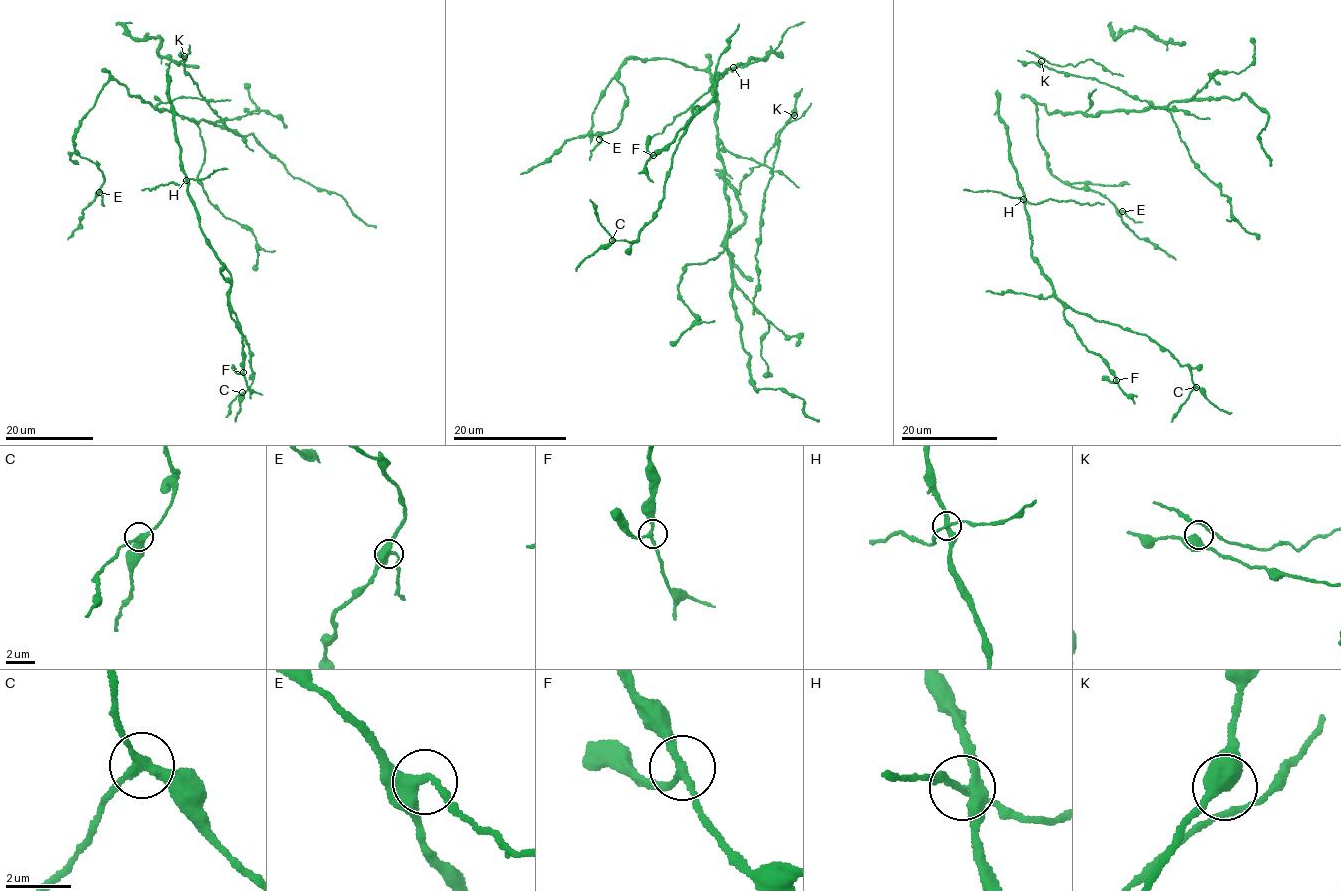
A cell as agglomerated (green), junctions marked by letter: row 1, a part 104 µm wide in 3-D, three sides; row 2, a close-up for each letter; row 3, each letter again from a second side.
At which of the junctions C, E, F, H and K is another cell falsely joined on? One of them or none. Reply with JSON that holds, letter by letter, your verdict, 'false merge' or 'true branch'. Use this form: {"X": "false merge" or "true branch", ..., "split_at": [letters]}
{"C": "true branch", "E": "true branch", "F": "true branch", "H": "false merge", "K": "true branch", "split_at": ["H"]}

